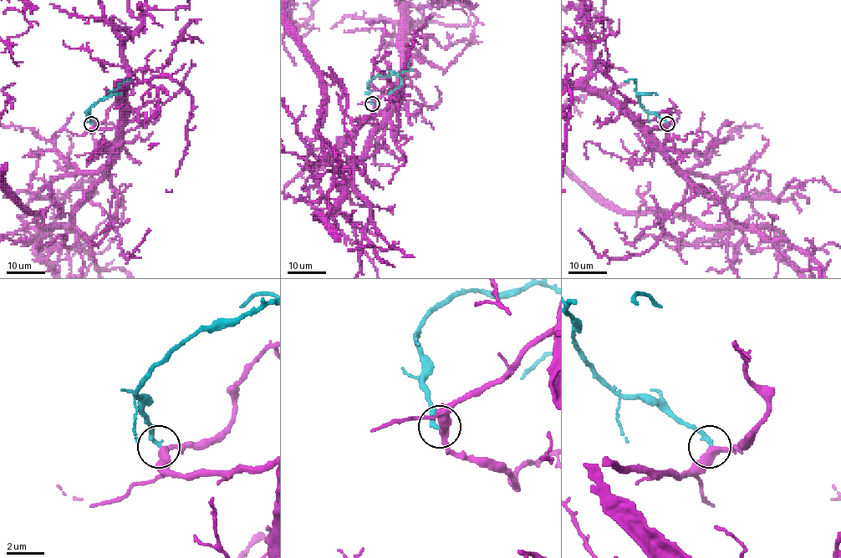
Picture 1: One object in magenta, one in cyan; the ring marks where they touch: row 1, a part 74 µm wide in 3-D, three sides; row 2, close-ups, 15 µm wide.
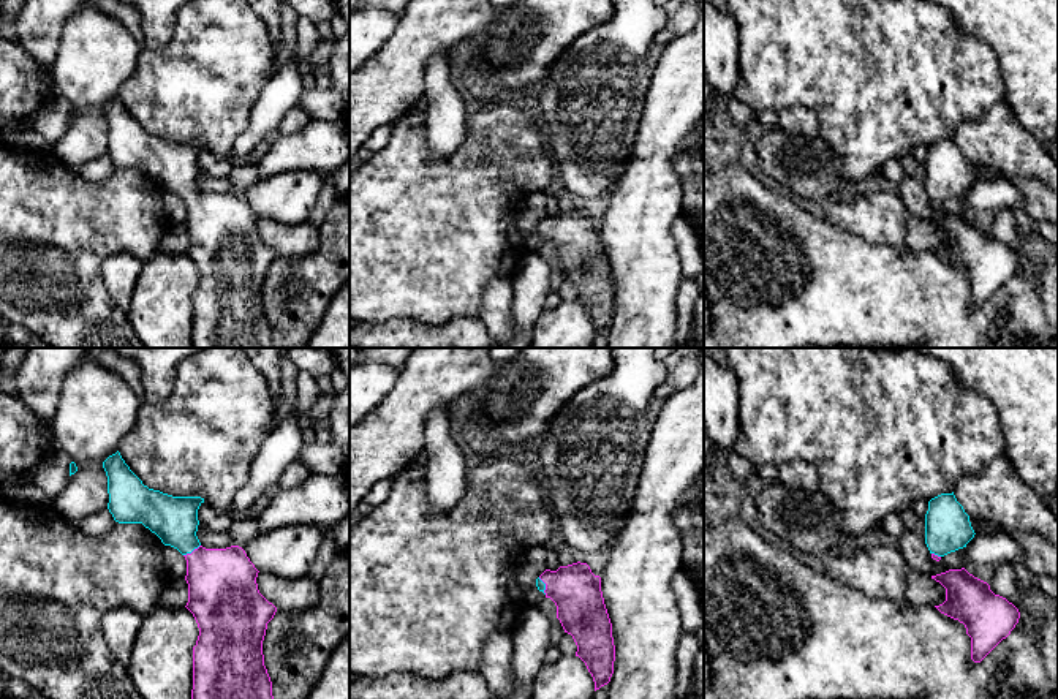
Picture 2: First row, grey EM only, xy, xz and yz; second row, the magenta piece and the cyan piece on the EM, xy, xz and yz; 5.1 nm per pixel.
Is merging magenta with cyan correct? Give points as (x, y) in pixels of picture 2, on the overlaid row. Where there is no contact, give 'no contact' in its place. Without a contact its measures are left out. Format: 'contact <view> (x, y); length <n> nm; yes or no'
contact xy (193, 551); length 110 nm; yes

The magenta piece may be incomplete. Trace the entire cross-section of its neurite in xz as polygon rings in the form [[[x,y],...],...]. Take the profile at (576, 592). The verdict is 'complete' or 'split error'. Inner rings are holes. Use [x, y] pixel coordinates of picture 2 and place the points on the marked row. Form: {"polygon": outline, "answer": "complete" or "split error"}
{"polygon": [[[587,563],[546,569],[538,579],[539,591],[557,606],[557,618],[571,634],[579,656],[595,682],[595,691],[610,682],[615,645],[612,623],[601,591],[601,577]]], "answer": "split error"}

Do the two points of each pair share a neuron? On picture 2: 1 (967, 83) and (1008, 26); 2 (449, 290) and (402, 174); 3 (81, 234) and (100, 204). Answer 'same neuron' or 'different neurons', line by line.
1: different neurons
2: same neuron
3: same neuron

